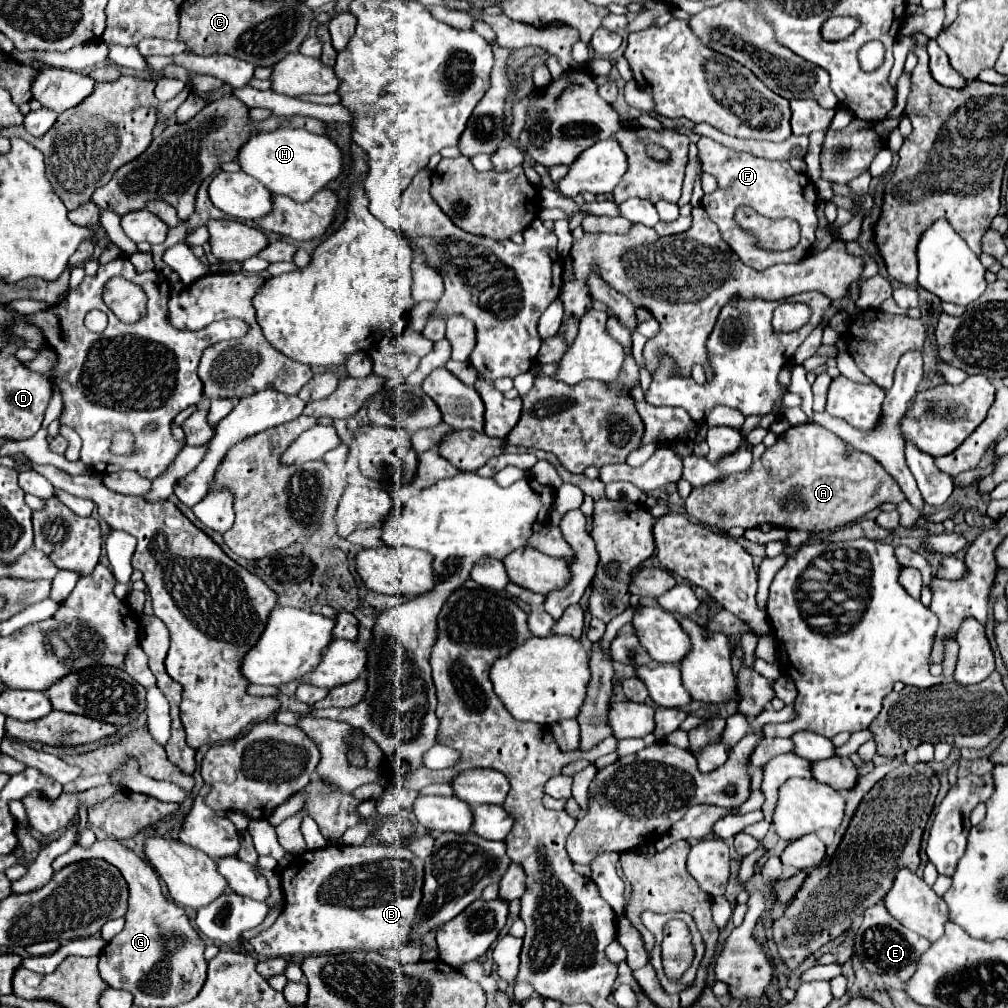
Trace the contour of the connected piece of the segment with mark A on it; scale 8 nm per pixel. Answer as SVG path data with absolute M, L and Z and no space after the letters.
M807 422L801 426L791 426L785 434L777 438L773 446L765 450L765 454L753 462L753 468L745 470L745 474L731 474L725 482L711 482L709 486L693 488L685 500L685 510L695 520L707 526L715 526L719 530L727 530L731 526L741 528L757 528L765 522L787 528L787 530L805 530L809 534L821 532L835 532L841 526L865 516L867 512L879 508L885 502L895 502L900 513L900 525L903 527L915 526L920 514L906 501L901 494L901 488L893 480L885 468L865 452L847 452L847 444L835 436L833 432L825 430L815 422Z

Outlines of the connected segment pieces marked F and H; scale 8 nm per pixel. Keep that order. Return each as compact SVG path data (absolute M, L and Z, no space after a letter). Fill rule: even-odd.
M699 138L697 148L699 148L701 166L705 166L705 172L713 174L719 184L713 194L703 196L703 206L709 218L719 226L723 240L739 256L739 260L743 264L759 264L759 272L779 262L793 262L793 264L803 262L811 254L811 246L815 242L815 228L819 226L819 220L815 214L815 202L817 202L815 184L805 174L795 172L789 166L789 162L767 160L749 152L735 152L723 144L717 144L711 138ZM739 206L751 206L757 214L775 216L775 220L793 218L795 222L799 222L799 228L801 228L799 244L787 252L769 252L769 250L763 252L763 248L757 246L755 234L741 232L741 226L737 226L735 210ZM811 218L815 218L815 222L811 222Z
M279 128L273 132L255 134L241 148L237 162L241 164L243 172L257 178L271 192L289 196L295 202L305 202L313 198L317 190L323 190L331 180L341 176L345 166L343 152L335 142L331 142L327 136L295 128Z

